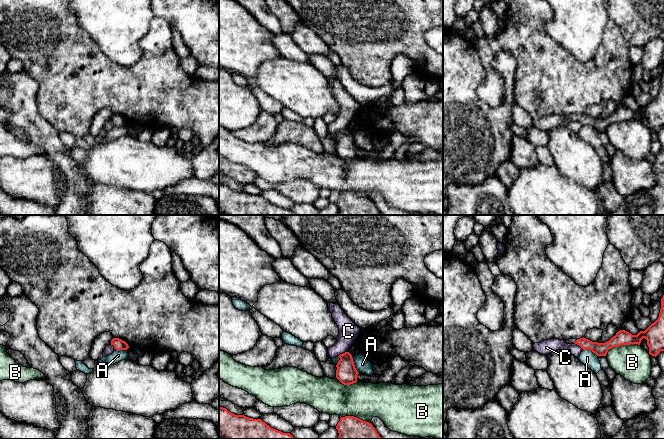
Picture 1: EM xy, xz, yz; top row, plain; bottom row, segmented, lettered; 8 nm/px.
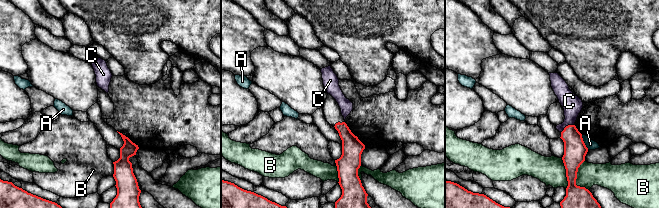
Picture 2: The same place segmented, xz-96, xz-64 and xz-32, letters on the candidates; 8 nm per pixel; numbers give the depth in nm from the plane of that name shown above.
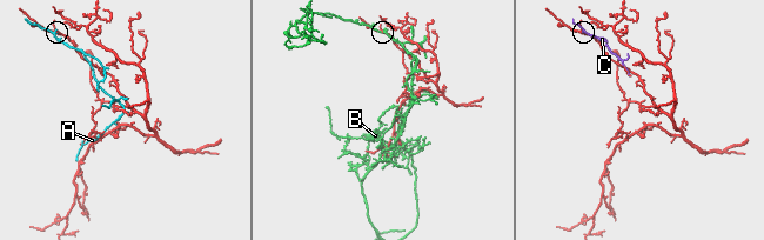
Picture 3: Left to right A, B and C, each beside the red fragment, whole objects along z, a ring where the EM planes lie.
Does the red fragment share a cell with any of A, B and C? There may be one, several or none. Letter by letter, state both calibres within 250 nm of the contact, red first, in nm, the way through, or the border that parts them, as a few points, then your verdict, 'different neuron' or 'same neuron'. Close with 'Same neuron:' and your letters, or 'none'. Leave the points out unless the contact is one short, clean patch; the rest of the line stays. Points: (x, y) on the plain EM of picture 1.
A: 170/120 nm | along xz (351, 132), (358, 149) | different neuron
B: 120/280 nm | different neuron
C: 170/160 nm | along xz (347, 127), (338, 132) | different neuron
Same neuron: none

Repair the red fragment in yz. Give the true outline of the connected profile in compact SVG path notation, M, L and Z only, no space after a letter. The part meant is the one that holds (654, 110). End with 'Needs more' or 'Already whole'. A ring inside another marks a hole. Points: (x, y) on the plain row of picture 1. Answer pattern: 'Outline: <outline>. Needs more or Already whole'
Outline: M664 71L661 75L661 85L658 95L652 99L645 107L640 107L637 111L620 106L609 117L605 119L592 118L586 114L577 115L574 119L583 126L591 126L597 132L606 132L609 125L621 121L638 120L645 114L649 123L649 130L657 132L660 127L664 127Z. Already whole

